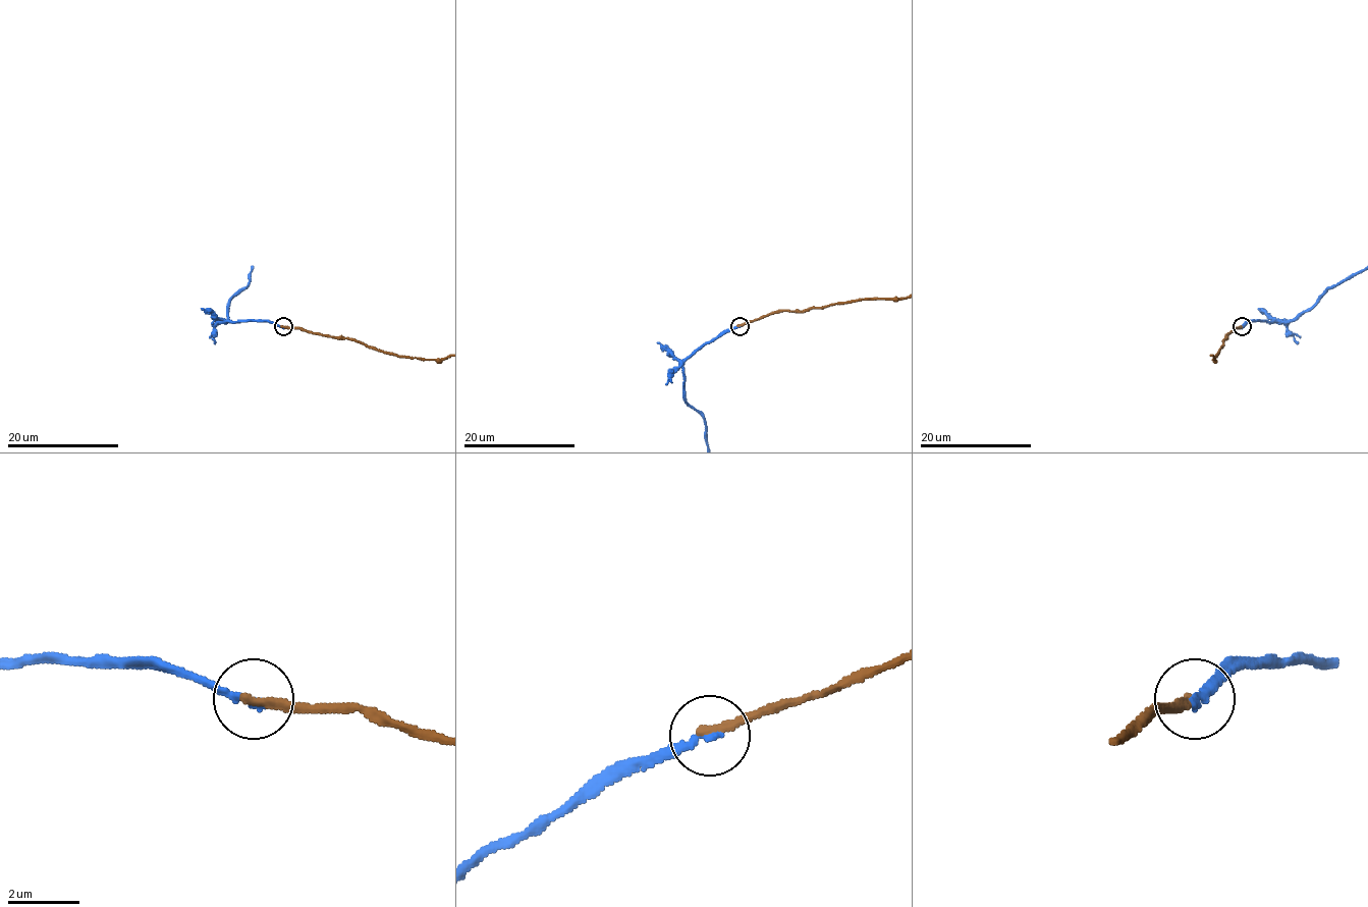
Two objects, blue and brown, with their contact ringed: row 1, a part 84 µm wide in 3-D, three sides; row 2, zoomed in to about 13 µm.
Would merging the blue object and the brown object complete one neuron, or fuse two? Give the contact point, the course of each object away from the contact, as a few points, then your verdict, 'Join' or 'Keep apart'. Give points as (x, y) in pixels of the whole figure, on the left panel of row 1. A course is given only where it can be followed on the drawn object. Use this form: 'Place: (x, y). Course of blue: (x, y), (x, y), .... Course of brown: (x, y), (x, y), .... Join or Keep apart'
Place: (283, 326). Course of brown: (282, 327), (347, 337), (382, 351), (413, 358), (445, 360). Keep apart

